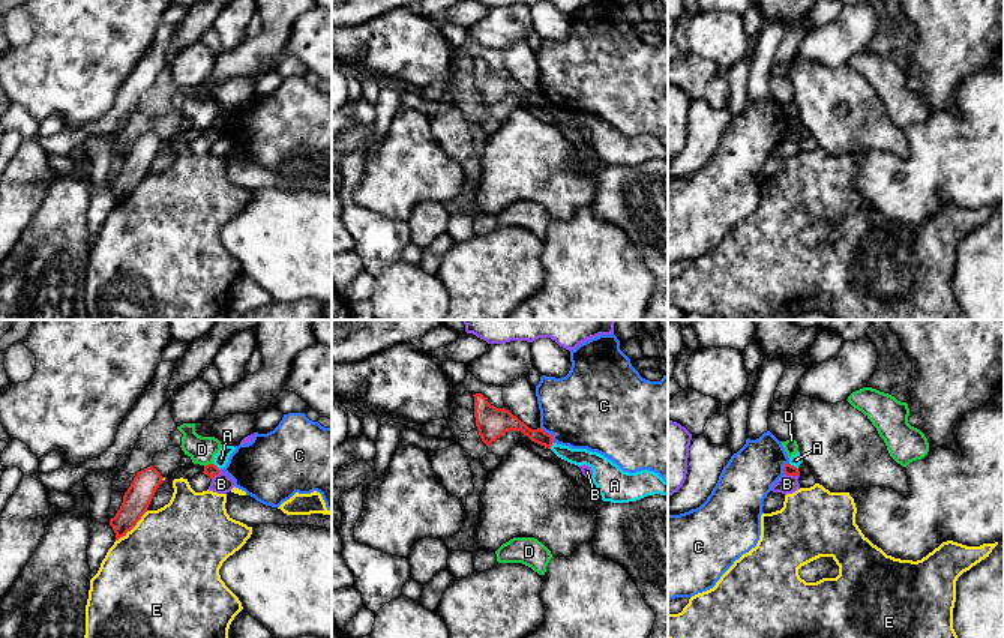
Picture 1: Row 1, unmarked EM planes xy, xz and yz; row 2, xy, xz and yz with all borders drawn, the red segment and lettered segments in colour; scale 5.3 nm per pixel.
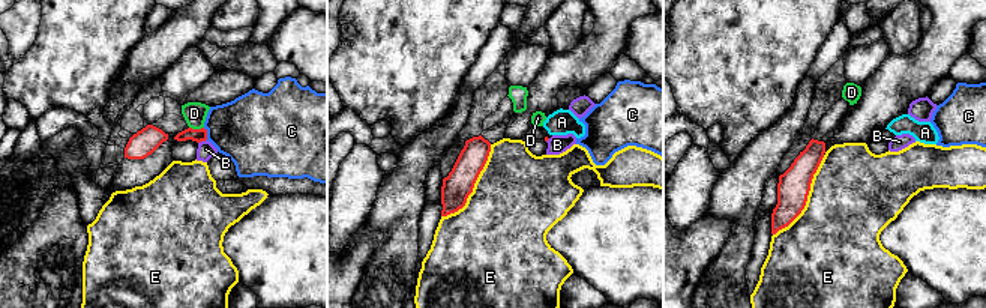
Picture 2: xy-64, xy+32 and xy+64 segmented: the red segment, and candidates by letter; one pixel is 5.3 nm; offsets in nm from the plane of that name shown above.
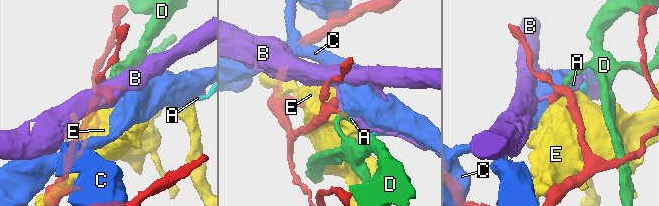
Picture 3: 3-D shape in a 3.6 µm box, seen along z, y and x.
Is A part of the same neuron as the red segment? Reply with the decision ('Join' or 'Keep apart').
Keep apart

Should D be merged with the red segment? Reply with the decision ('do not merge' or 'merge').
do not merge

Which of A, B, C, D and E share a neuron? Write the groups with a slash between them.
A / B / C / D / E

